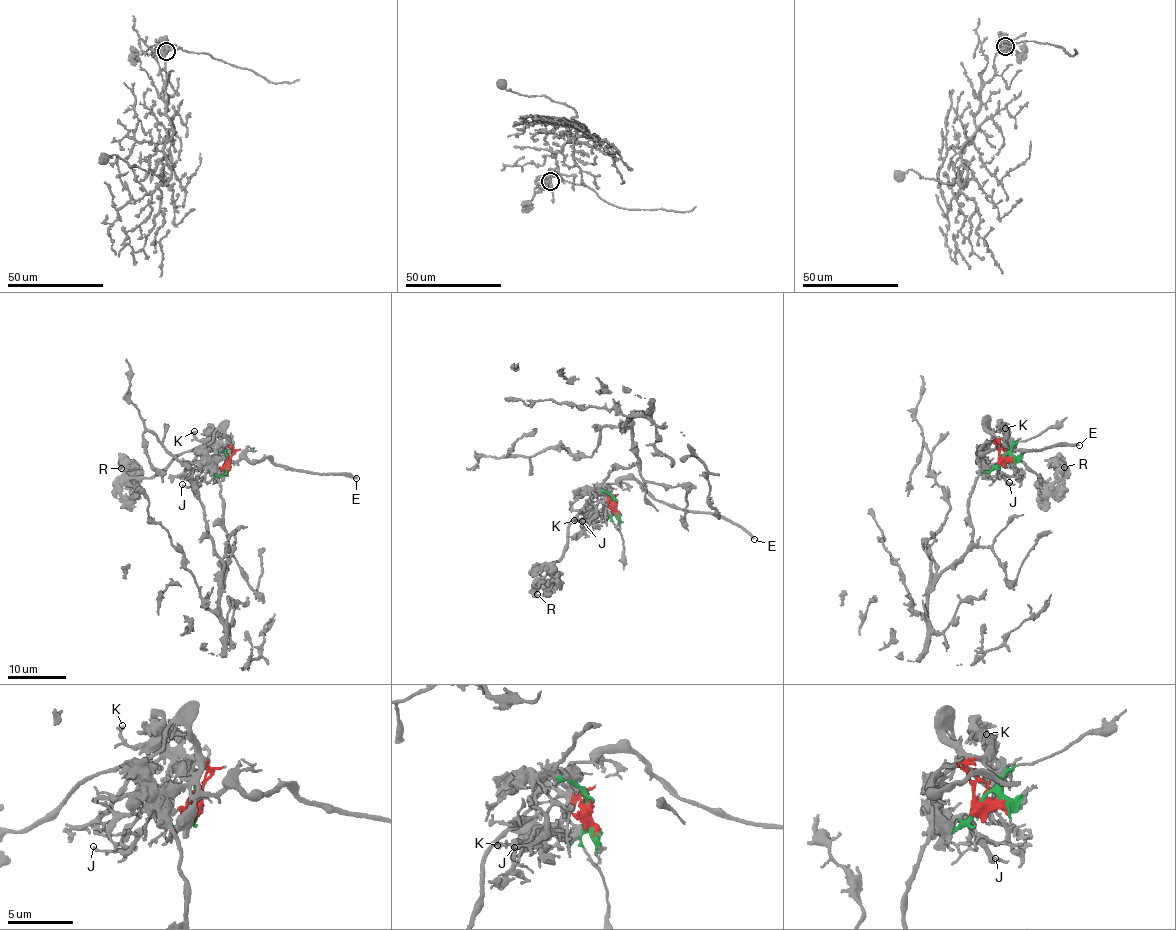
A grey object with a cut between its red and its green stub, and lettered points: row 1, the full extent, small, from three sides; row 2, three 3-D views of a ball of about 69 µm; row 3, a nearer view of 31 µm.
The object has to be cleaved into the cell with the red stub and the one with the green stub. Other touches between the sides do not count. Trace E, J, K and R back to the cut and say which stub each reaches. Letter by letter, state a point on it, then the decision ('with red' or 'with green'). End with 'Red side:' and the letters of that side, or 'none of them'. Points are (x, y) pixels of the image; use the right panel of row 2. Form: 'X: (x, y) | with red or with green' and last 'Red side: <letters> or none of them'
E: (1079, 445) | with red
J: (1009, 482) | with red
K: (1005, 428) | with red
R: (1064, 467) | with red
Red side: E, J, K, R

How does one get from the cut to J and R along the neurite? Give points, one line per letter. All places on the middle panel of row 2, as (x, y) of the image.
J: (614, 504), (607, 491), (597, 489), (594, 493), (597, 512), (588, 520), (581, 522)
R: (614, 504), (591, 499), (571, 522), (563, 554), (540, 565), (555, 577), (534, 590), (538, 595)

